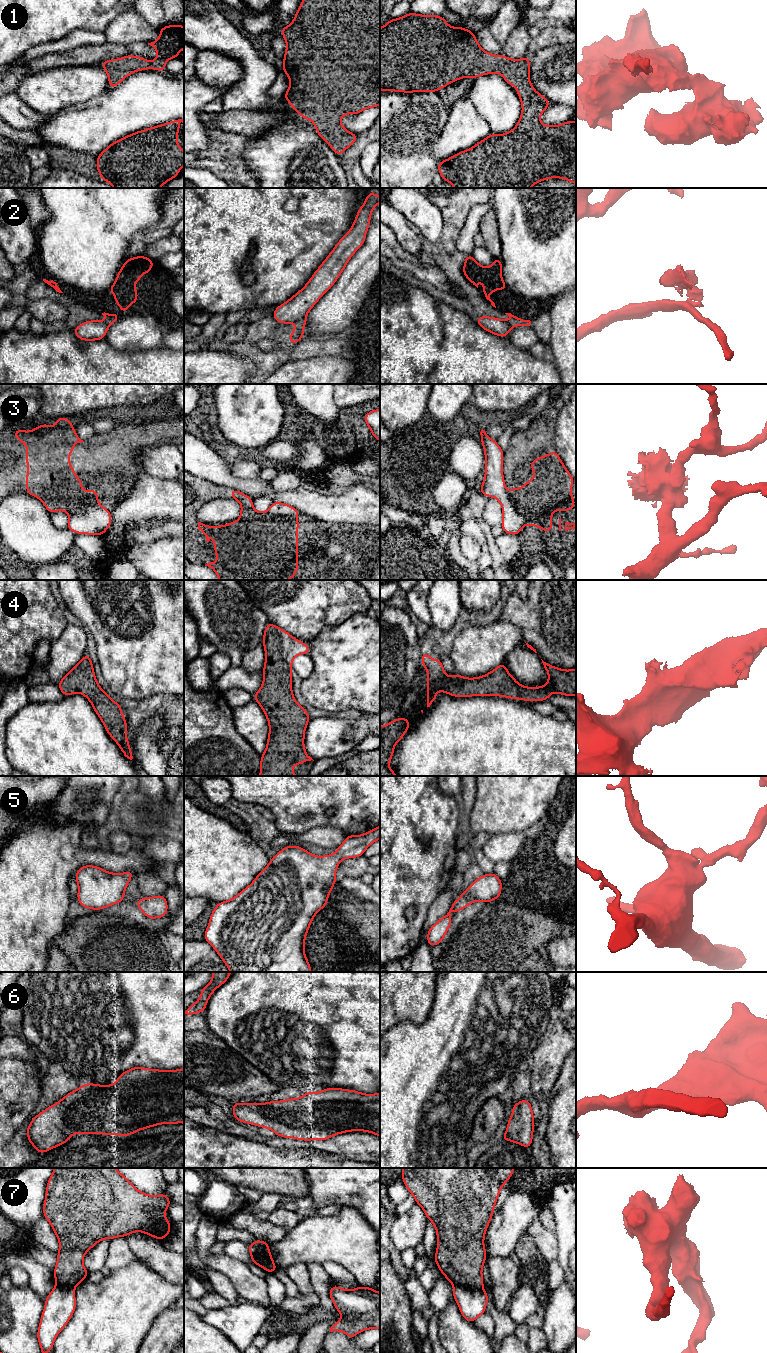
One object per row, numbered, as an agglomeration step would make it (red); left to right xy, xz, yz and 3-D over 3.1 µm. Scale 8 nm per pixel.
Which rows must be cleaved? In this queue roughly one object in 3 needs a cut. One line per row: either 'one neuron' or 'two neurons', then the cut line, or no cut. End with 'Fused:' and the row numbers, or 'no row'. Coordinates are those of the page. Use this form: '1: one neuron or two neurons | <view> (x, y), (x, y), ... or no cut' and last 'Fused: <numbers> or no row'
1: one neuron | no cut
2: two neurons | xz (306, 314), (297, 322)
3: two neurons | yz (506, 492), (511, 503), (524, 517), (525, 522)
4: one neuron | no cut
5: one neuron | no cut
6: one neuron | no cut
7: two neurons | yz (454, 1285), (481, 1288)
Fused: 2, 3, 7

